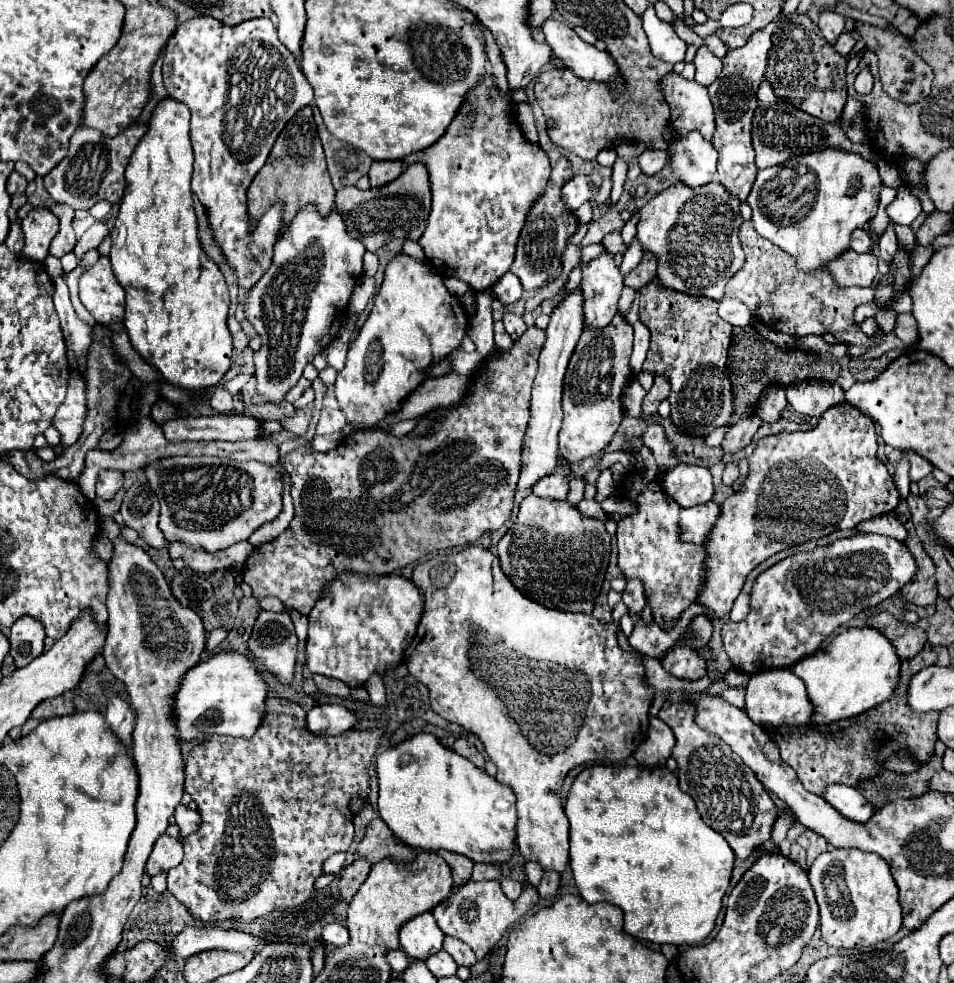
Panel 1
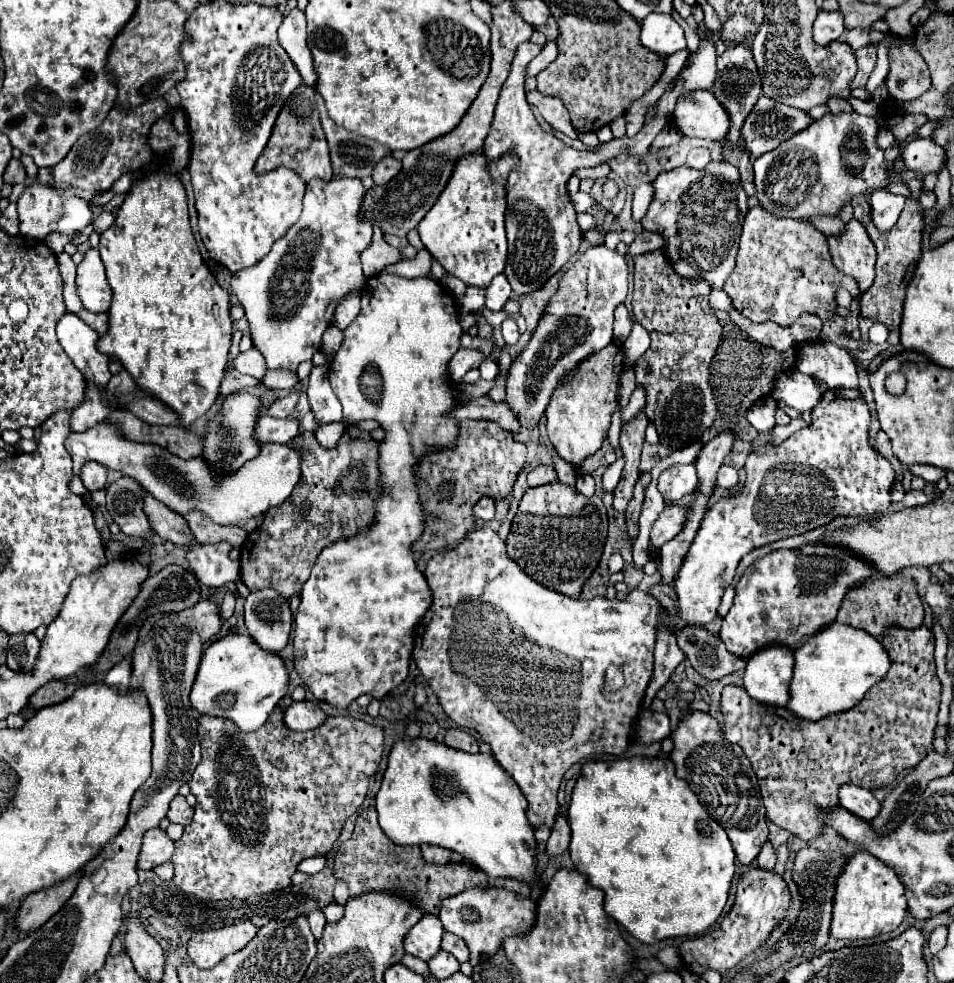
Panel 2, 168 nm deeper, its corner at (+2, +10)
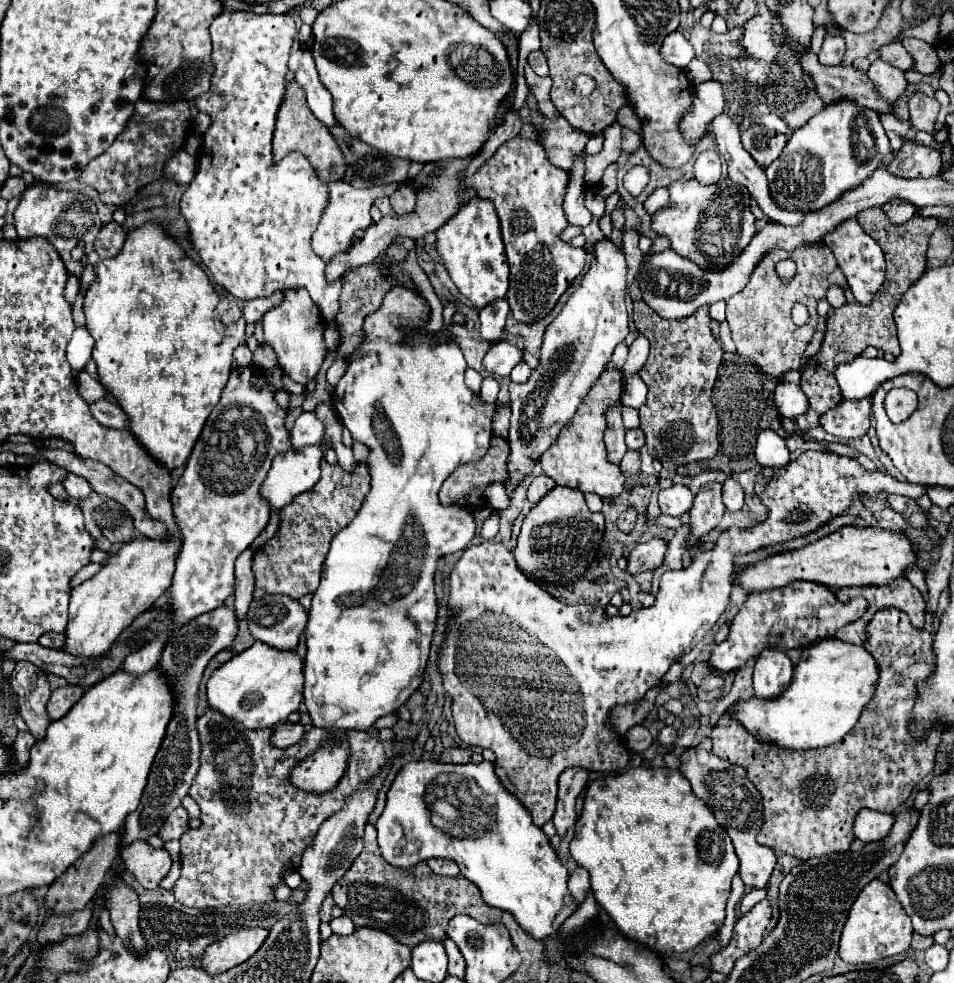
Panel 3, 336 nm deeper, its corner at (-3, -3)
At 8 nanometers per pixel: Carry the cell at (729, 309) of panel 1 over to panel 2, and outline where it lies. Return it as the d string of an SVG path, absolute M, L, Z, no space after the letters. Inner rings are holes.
M712 289L712 293L710 293L710 305L720 309L720 311L730 311L732 309L730 297L722 289Z

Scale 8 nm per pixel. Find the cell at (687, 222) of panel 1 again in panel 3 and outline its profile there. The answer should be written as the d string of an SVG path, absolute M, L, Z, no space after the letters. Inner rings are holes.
M721 178L715 184L699 184L697 180L681 180L669 186L671 208L663 208L653 214L651 228L659 236L671 240L671 248L695 262L701 270L721 272L733 264L733 260L747 248L755 236L755 216L749 210L749 190L731 178Z

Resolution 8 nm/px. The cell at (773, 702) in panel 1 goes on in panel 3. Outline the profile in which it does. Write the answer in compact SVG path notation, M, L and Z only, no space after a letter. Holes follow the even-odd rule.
M763 650L753 668L753 690L757 698L779 698L793 678L793 664L781 650Z

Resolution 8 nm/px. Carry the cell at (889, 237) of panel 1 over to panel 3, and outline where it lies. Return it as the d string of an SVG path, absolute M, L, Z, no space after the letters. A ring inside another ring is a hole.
M891 202L891 204L887 204L887 206L881 206L881 210L885 212L885 216L887 216L887 218L891 220L891 224L895 224L895 226L905 224L905 222L917 212L917 208L911 206L909 202Z

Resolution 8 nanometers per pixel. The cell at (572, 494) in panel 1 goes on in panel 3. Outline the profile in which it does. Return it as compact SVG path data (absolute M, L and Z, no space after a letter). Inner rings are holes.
M621 406L607 412L607 428L605 428L605 446L607 446L607 458L613 464L619 464L627 446L625 446L625 428L621 422Z

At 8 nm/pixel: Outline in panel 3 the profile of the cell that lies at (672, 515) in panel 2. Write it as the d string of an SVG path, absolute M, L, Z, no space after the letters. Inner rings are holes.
M653 538L645 544L637 544L631 552L629 552L629 564L627 564L627 572L629 574L639 574L645 570L655 570L663 564L667 552L667 542L663 538Z

